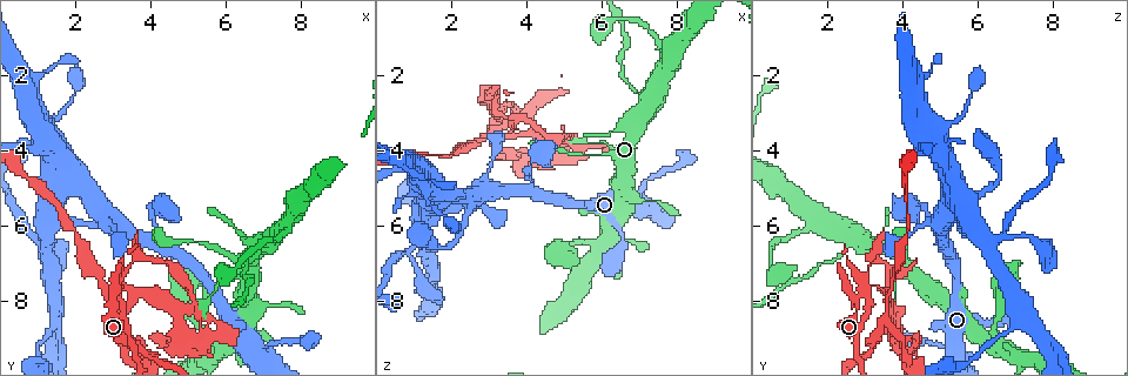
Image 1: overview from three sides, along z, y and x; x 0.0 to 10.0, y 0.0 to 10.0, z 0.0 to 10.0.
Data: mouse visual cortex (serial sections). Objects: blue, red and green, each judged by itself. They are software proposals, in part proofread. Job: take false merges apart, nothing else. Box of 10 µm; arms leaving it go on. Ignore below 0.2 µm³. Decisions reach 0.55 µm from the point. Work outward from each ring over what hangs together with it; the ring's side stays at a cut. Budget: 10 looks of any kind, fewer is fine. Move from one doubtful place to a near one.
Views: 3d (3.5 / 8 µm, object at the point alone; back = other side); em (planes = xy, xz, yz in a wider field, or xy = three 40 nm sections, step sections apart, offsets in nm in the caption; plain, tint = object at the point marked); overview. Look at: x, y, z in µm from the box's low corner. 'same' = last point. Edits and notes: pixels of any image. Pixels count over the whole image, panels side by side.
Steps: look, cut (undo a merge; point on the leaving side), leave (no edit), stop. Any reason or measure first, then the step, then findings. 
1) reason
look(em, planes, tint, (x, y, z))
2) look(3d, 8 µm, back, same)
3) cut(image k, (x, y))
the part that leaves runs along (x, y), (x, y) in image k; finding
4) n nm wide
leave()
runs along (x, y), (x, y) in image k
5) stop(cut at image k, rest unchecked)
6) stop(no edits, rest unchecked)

sharp bend
look(3d, 3.5 µm, (7.30, 6.20, 2.60))

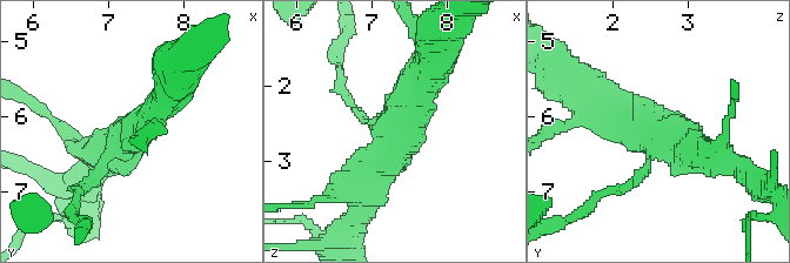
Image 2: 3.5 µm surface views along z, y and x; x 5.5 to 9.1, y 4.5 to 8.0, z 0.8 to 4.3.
need the tissue
look(em, xy, step 2, tint, (7.35, 6.25, 2.65))

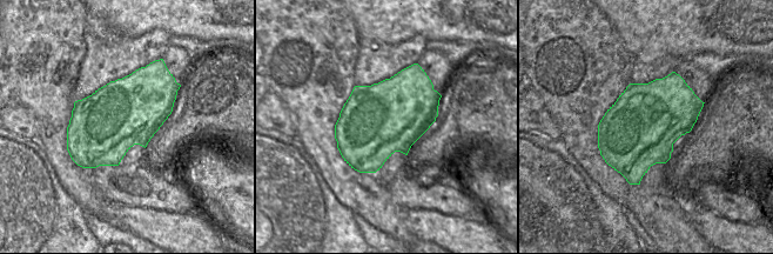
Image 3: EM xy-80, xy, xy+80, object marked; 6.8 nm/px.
arms of 100, 400, 450 nm
leave()
runs along (720, 161), (602, 100) in image 2; all the same cell

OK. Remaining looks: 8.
three-way junction
look(3d, 8 µm, (2.60, 5.50, 5.55))

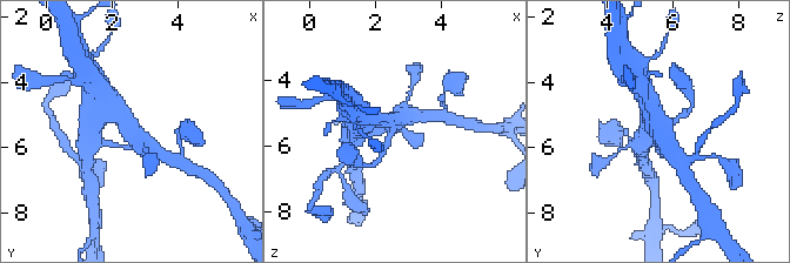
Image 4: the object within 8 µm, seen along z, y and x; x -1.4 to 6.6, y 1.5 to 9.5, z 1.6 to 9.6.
shape alone is not enough
look(em, xy, step 2, tint, same)

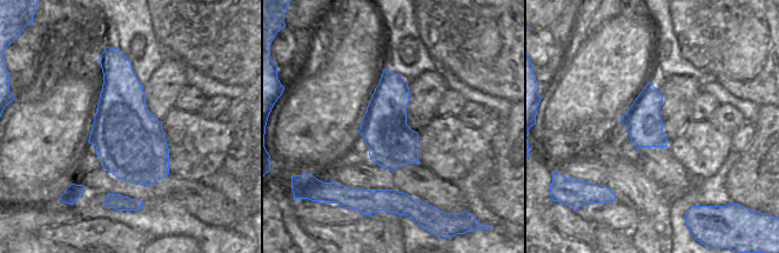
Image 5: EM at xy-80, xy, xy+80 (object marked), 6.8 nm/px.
leave()
runs along (160, 155), (111, 110) in image 4; one cell here

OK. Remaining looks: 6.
sudden change in width
look(3d, 3.5 µm, (4.05, 5.45, 4.40))

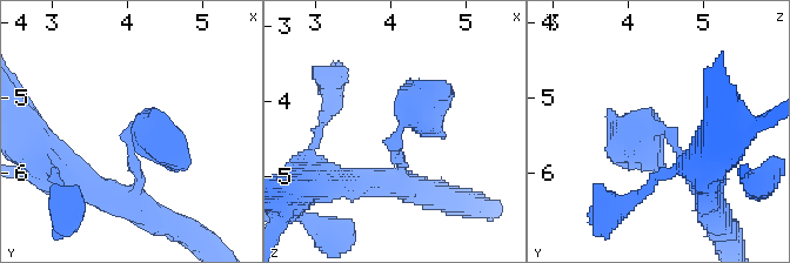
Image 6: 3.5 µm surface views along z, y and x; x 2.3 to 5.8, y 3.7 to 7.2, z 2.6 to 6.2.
look(em, xy, step 5, tint, (4.10, 5.45, 4.45))

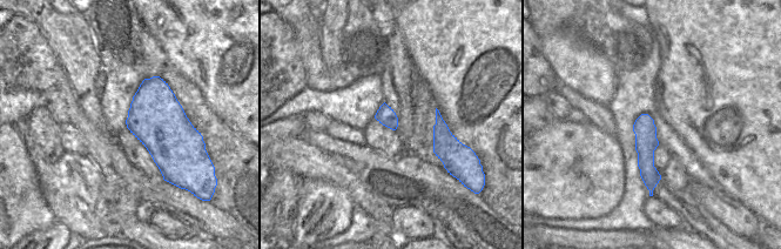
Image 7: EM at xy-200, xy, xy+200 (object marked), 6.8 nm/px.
cut it another way
look(em, xy, step 1, tint, same)

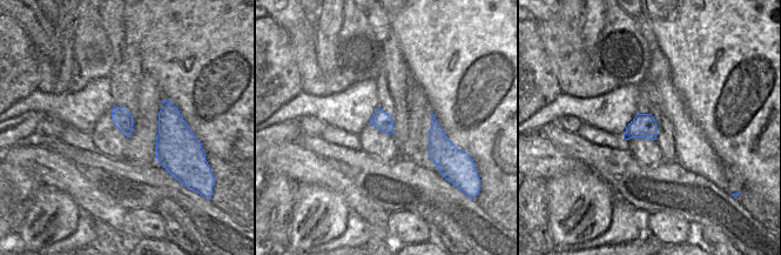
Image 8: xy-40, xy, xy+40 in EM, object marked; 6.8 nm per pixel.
leave()
runs along (399, 175), (399, 129), (446, 96) in image 6; continuous, no second cell

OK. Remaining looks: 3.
abrupt turn
look(3d, 3.5 µm, (3.75, 9.40, 3.15))

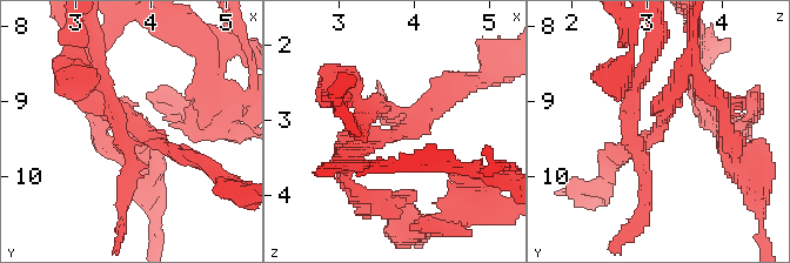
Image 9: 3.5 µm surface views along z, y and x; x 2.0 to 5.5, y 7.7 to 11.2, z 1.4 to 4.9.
look(em, xy, step 2, tint, (3.75, 9.35, 3.20))

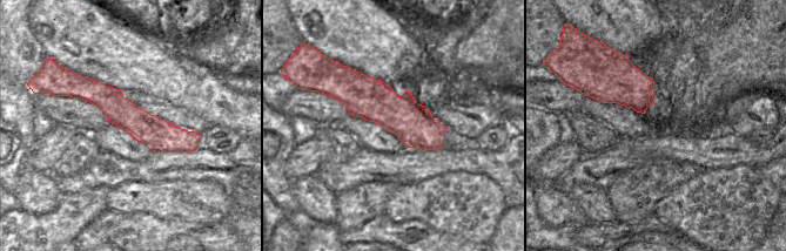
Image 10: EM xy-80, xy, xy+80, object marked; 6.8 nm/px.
leave()
runs along (61, 89), (195, 144) in image 10; all the same cell

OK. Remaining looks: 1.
stop(no edits, rest unchecked)

